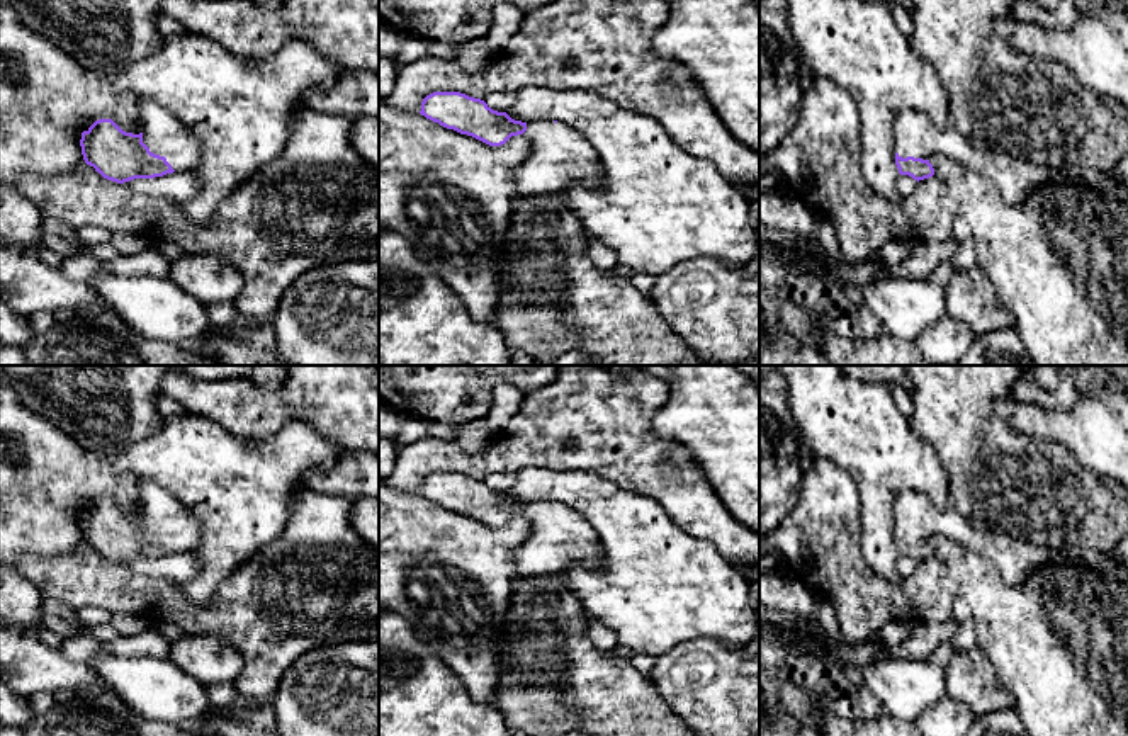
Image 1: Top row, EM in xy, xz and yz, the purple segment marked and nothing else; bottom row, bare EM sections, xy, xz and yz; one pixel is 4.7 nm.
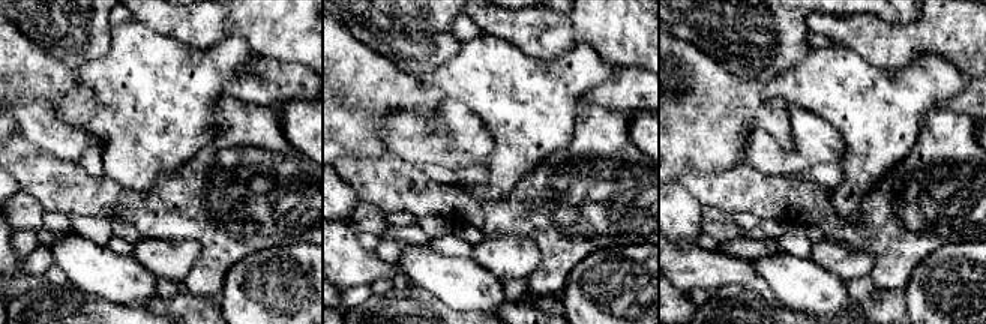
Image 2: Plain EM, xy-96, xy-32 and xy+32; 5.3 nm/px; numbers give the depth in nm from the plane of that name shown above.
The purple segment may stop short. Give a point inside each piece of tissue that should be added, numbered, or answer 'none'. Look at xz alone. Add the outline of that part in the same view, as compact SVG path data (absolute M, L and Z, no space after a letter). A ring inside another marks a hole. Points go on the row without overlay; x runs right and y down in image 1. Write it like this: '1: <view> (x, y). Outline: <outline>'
1: xz (561, 539). Outline: M528 501L523 517L530 522L532 534L515 554L516 578L554 575L566 581L571 568L595 568L600 563L596 532L567 505Z

